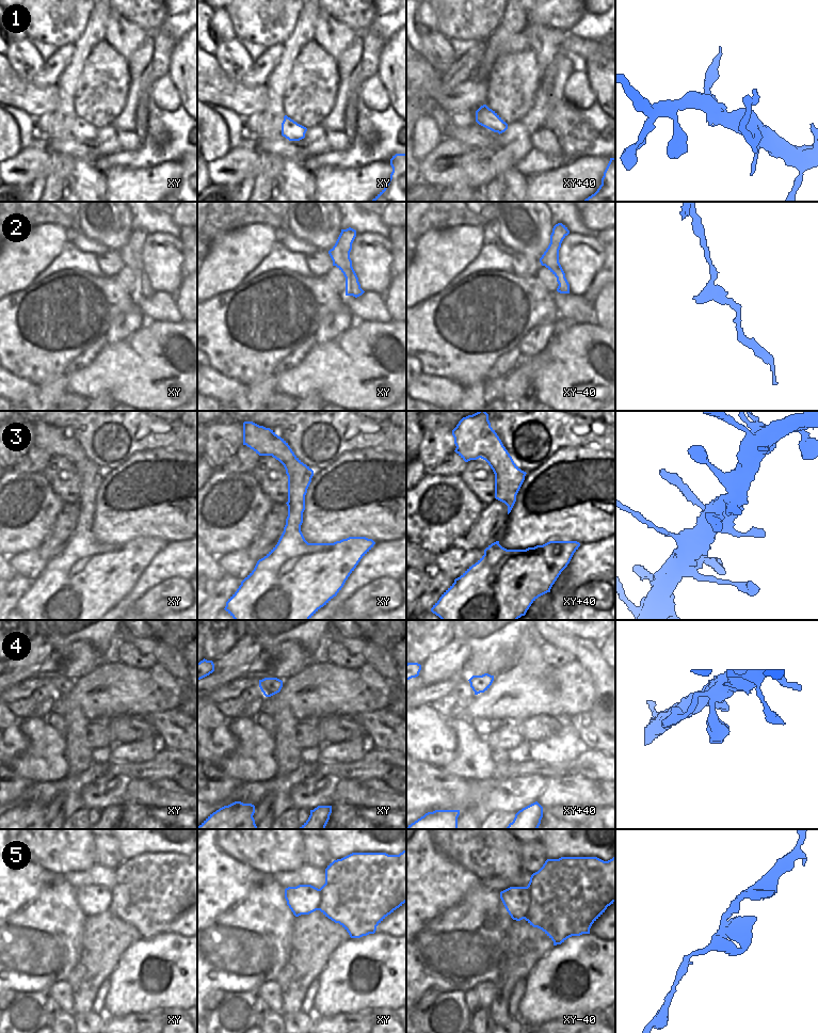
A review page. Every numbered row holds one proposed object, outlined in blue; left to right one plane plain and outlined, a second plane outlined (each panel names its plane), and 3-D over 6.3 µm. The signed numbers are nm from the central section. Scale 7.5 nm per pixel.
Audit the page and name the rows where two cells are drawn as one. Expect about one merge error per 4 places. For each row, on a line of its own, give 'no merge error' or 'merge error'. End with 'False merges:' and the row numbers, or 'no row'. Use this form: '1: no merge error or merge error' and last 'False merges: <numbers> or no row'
1: no merge error
2: no merge error
3: no merge error
4: no merge error
5: no merge error
False merges: no row

